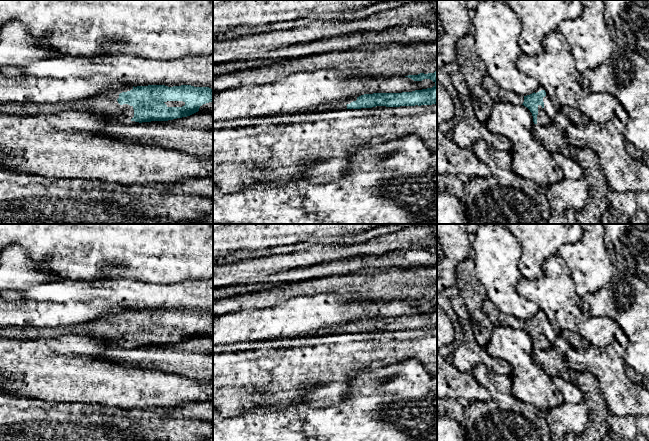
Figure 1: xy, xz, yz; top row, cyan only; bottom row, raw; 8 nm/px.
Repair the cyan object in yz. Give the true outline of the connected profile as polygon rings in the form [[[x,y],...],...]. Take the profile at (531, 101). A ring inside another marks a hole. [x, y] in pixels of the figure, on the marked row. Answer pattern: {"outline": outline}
{"outline": [[[541,90],[537,93],[524,96],[524,102],[522,105],[527,107],[533,116],[534,124],[537,124],[538,106],[541,105],[544,108],[543,98],[546,96],[545,90]]]}

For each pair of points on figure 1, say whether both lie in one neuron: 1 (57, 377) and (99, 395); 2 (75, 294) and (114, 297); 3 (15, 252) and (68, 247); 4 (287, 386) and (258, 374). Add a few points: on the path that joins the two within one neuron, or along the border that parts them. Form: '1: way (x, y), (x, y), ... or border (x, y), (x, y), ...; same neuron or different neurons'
1: way (67, 377), (81, 377), (89, 385); same neuron
2: way (85, 293), (104, 293); same neuron
3: border (10, 244), (19, 244), (34, 260), (49, 260); different neurons
4: way (280, 379), (265, 374); same neuron

